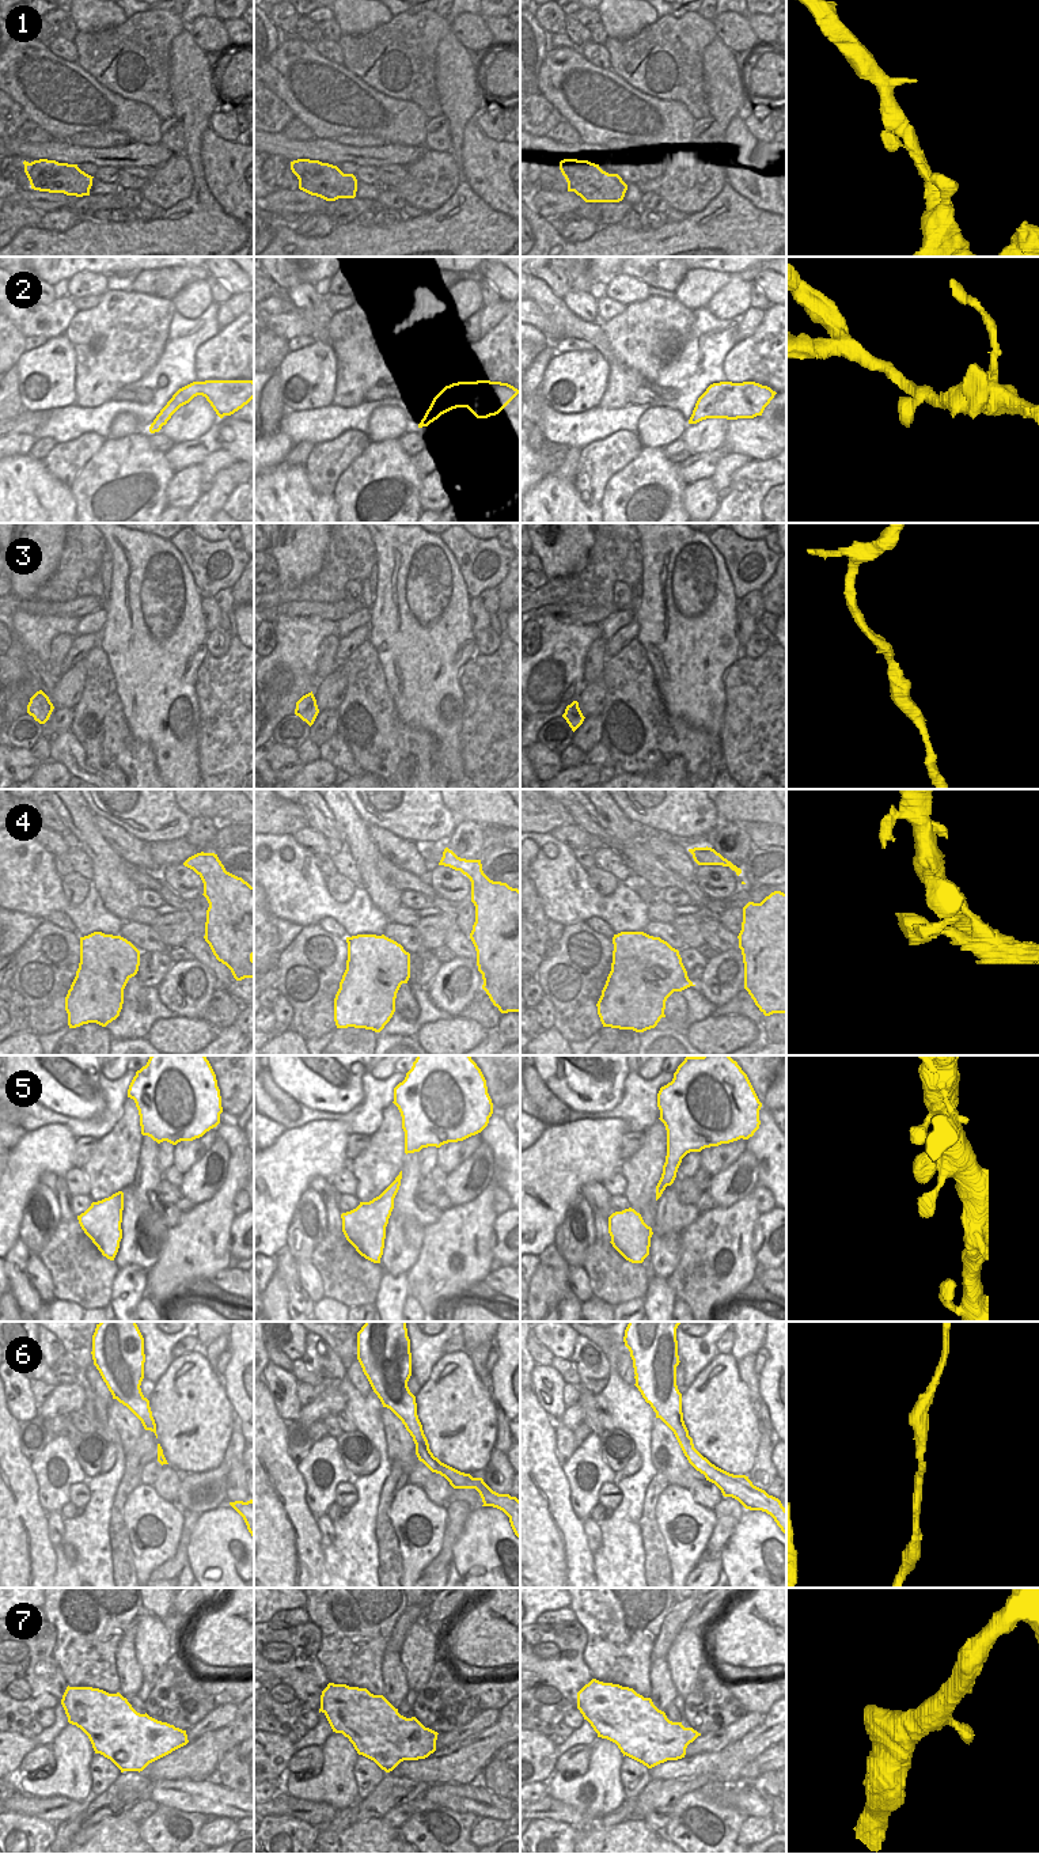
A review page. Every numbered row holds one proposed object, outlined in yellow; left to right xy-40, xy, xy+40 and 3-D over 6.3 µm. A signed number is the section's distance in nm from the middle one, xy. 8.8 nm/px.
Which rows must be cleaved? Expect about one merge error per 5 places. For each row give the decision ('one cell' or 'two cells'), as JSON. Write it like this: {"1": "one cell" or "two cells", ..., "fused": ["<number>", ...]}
{"1": "one cell", "2": "one cell", "3": "one cell", "4": "one cell", "5": "one cell", "6": "one cell", "7": "one cell", "fused": []}

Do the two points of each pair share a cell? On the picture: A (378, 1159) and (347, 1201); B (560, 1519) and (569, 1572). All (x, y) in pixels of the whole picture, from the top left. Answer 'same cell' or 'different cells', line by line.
A: different cells
B: same cell

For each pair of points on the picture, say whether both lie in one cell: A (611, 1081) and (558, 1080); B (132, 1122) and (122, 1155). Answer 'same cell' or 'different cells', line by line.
A: same cell
B: same cell

